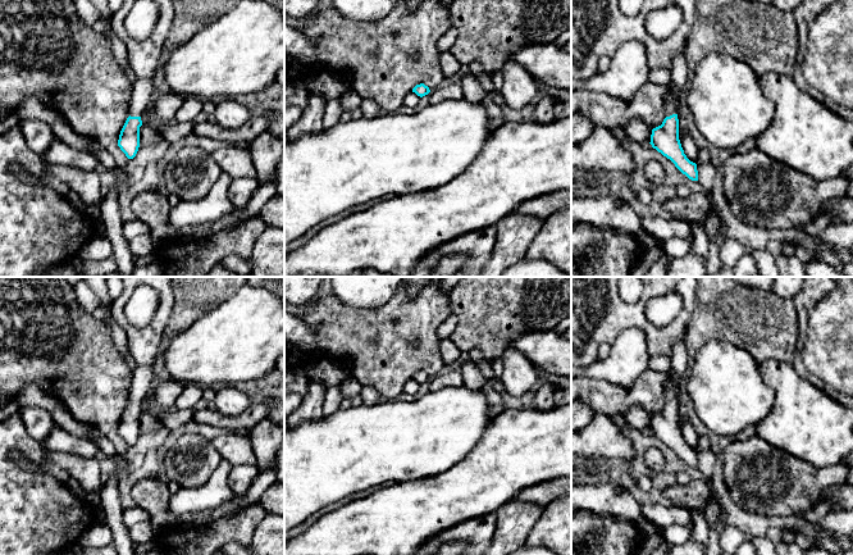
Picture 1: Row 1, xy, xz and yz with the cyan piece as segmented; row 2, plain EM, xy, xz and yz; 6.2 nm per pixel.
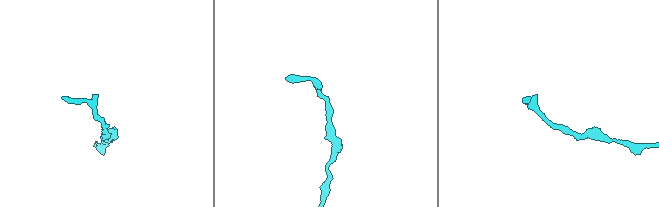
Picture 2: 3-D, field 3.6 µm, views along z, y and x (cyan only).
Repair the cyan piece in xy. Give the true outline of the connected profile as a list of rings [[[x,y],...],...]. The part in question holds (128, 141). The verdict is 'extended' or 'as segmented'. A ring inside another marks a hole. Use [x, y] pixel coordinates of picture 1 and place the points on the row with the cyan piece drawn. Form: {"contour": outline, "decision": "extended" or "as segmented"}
{"contour": [[[151,78],[137,79],[133,85],[127,118],[118,140],[118,146],[128,159],[133,159],[140,147],[141,115],[152,104],[154,83]]], "decision": "extended"}

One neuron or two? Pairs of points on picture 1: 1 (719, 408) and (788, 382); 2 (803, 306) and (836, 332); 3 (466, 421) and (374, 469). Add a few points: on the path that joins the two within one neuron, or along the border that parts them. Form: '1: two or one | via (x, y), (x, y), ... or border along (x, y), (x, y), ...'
1: two | border along (757, 364), (774, 394), (772, 409), (765, 418)
2: two | border along (831, 290), (810, 312), (810, 323), (806, 330)
3: one | via (443, 427), (416, 440), (405, 440), (397, 446)

